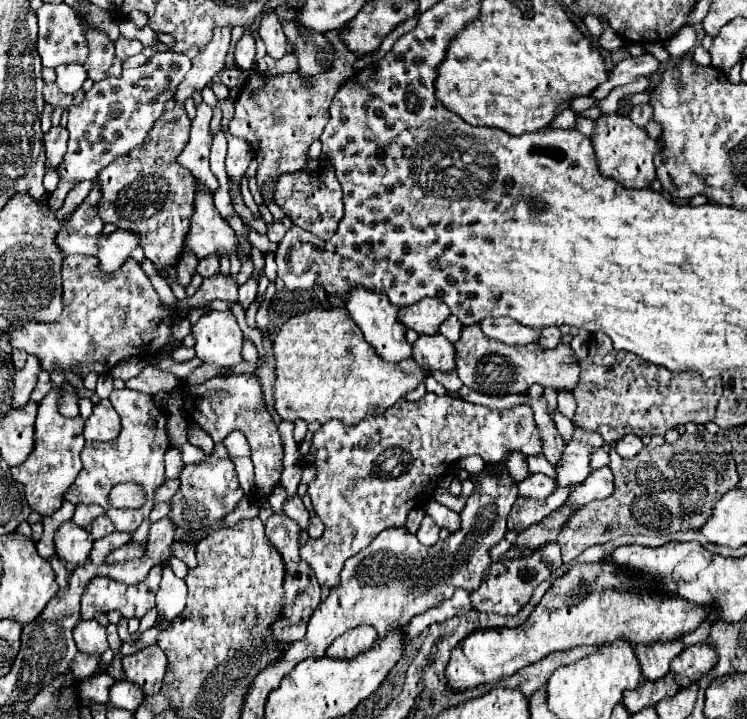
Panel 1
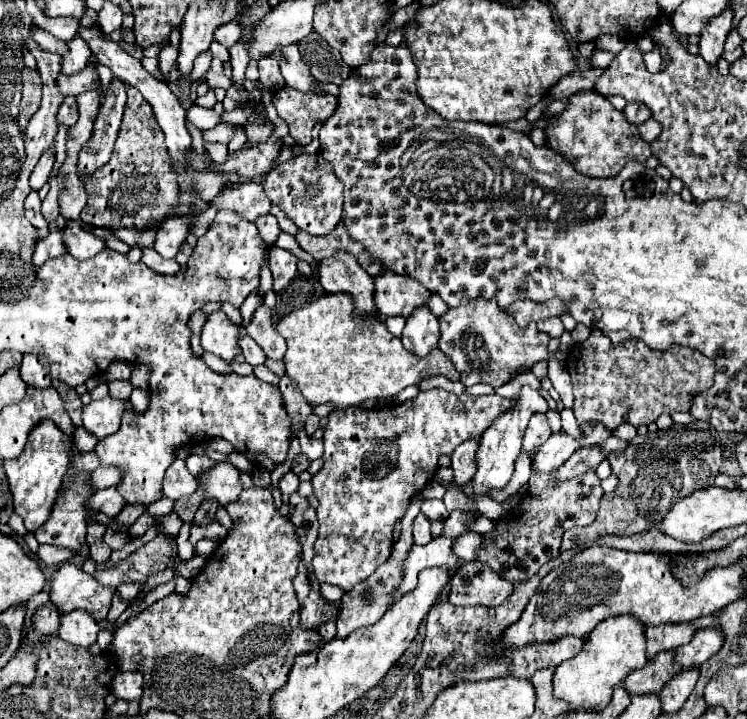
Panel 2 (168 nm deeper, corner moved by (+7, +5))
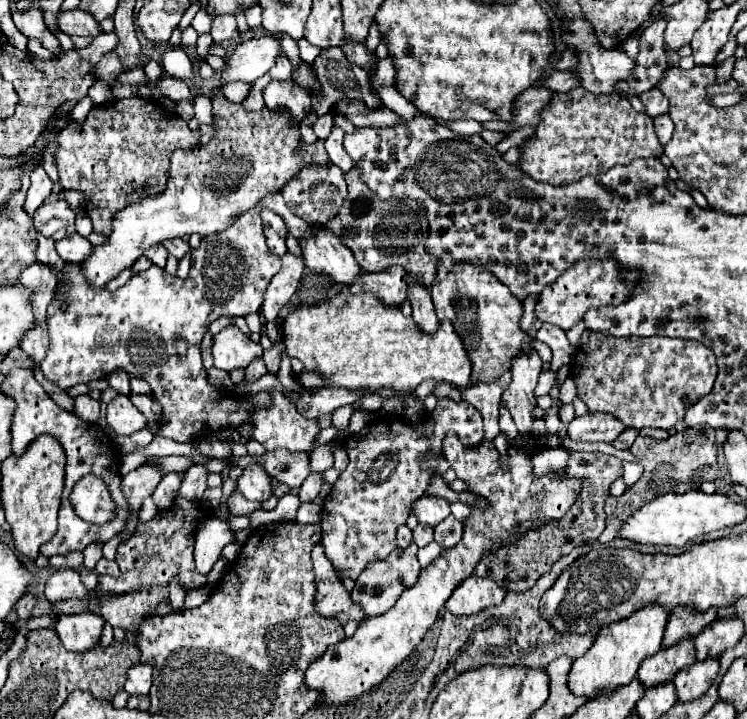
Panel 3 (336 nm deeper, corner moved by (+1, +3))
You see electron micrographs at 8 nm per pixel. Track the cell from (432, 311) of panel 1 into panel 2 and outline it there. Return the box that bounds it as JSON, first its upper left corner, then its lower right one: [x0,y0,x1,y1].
[373,272,429,316]

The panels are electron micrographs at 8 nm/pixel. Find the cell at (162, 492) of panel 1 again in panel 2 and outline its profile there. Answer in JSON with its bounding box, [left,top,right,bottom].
[163,458,197,500]

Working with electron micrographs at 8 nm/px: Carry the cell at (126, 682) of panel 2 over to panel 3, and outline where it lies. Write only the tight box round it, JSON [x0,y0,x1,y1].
[125,664,151,696]

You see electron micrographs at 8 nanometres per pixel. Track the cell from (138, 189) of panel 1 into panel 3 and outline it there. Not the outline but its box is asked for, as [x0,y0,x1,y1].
[55,96,199,236]

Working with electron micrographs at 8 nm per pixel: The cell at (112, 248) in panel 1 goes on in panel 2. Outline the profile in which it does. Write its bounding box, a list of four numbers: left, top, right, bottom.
[63,220,105,260]

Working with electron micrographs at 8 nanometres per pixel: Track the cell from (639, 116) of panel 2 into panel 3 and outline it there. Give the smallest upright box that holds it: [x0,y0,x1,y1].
[639,88,669,118]

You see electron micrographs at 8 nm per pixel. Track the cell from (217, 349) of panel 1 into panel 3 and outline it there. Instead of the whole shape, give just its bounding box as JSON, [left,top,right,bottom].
[211,324,263,372]

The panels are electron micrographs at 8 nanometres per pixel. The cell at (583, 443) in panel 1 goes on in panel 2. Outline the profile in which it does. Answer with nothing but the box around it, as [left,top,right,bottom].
[561,410,581,438]

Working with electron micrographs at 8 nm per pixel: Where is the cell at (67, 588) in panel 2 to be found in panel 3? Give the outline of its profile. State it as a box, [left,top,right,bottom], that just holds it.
[47,568,87,604]

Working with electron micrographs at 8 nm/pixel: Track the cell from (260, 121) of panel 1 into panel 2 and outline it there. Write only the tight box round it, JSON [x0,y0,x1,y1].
[273,88,337,146]

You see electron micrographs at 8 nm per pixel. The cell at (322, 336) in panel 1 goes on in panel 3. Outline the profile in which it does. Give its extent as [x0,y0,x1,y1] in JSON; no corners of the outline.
[283,290,471,396]

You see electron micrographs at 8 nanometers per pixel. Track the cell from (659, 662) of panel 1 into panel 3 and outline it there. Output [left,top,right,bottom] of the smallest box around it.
[663,606,717,648]

